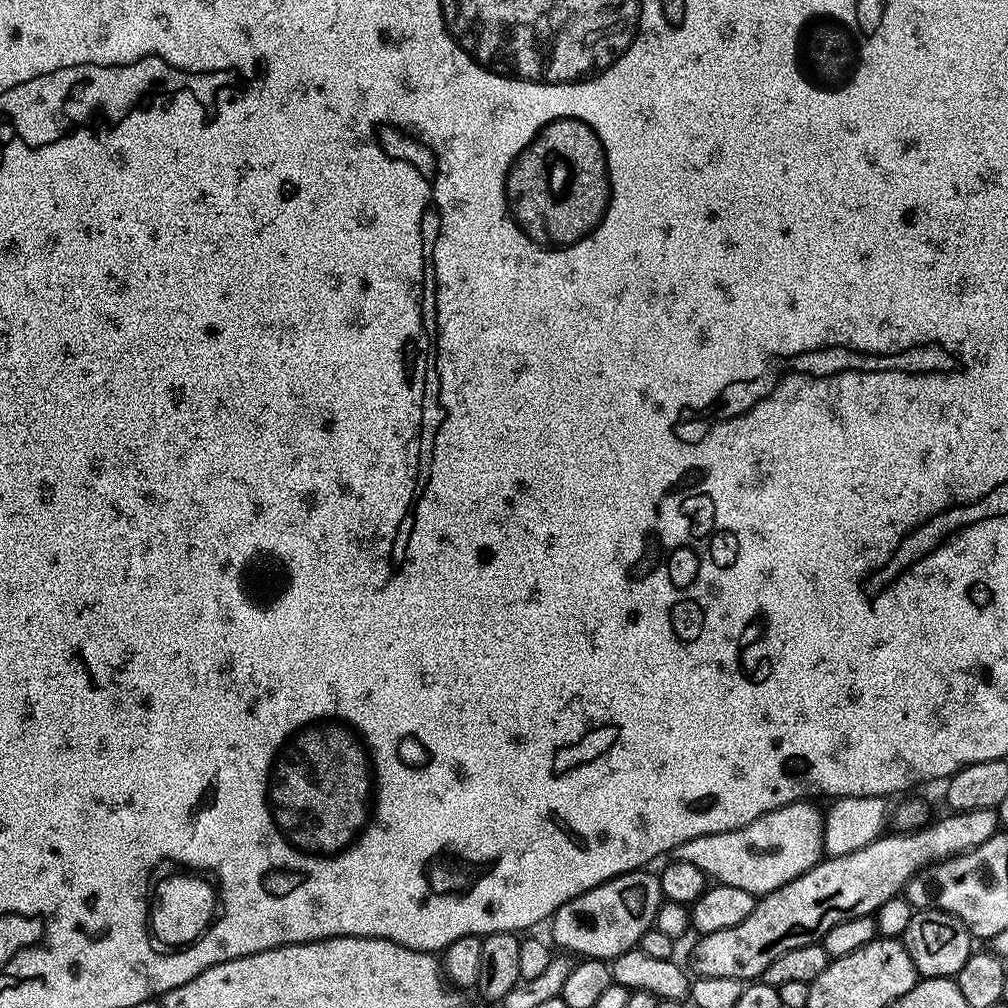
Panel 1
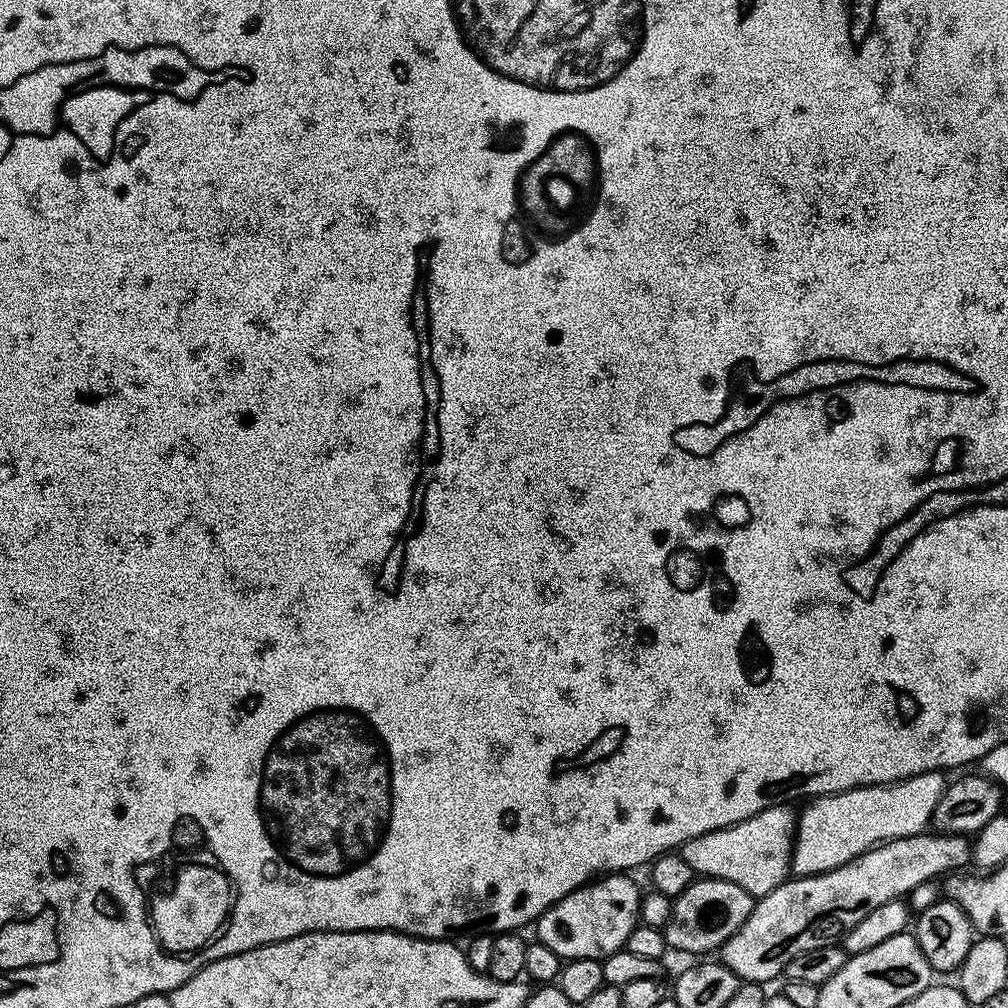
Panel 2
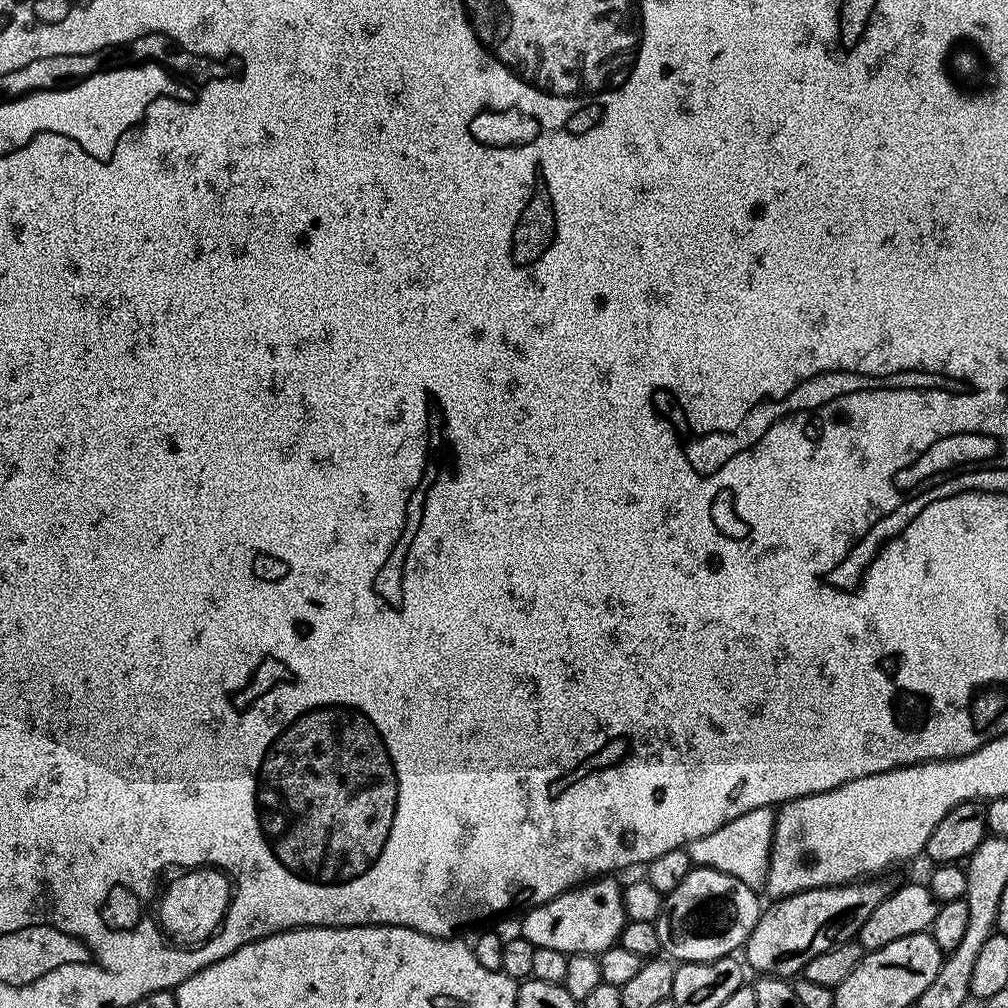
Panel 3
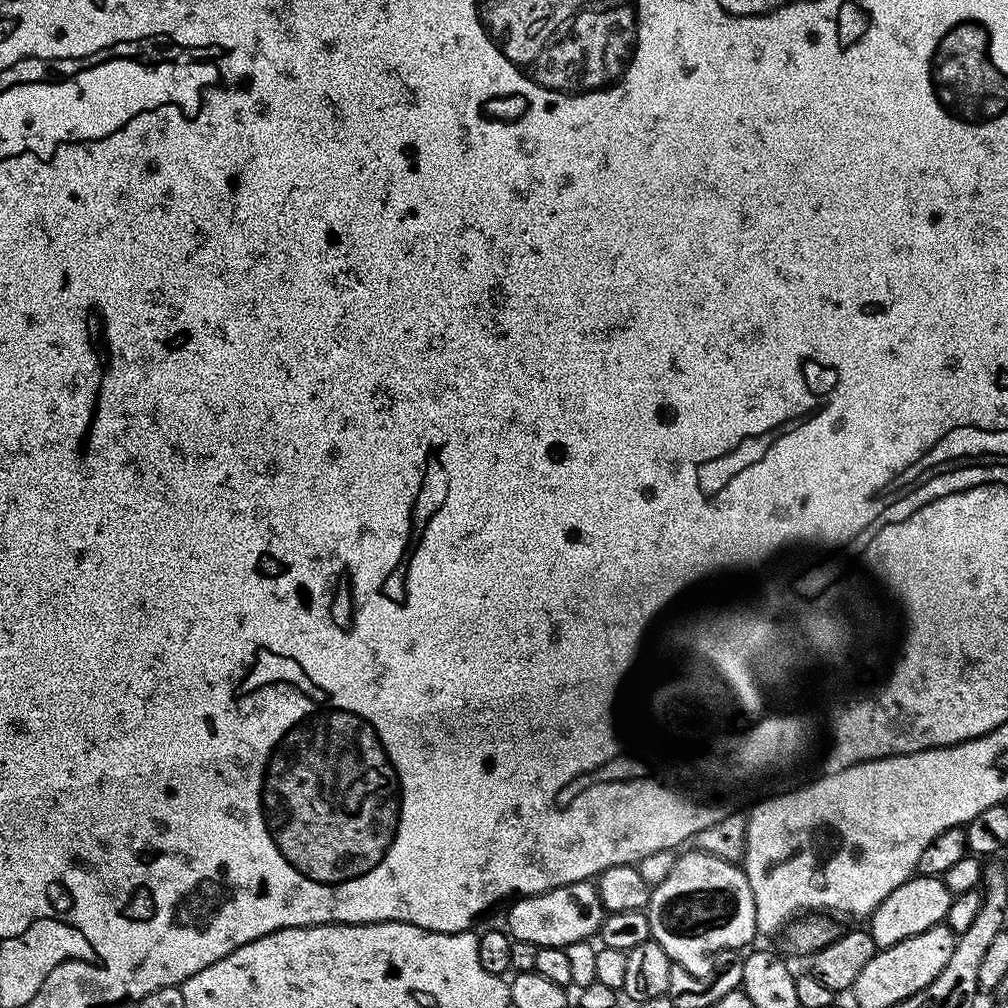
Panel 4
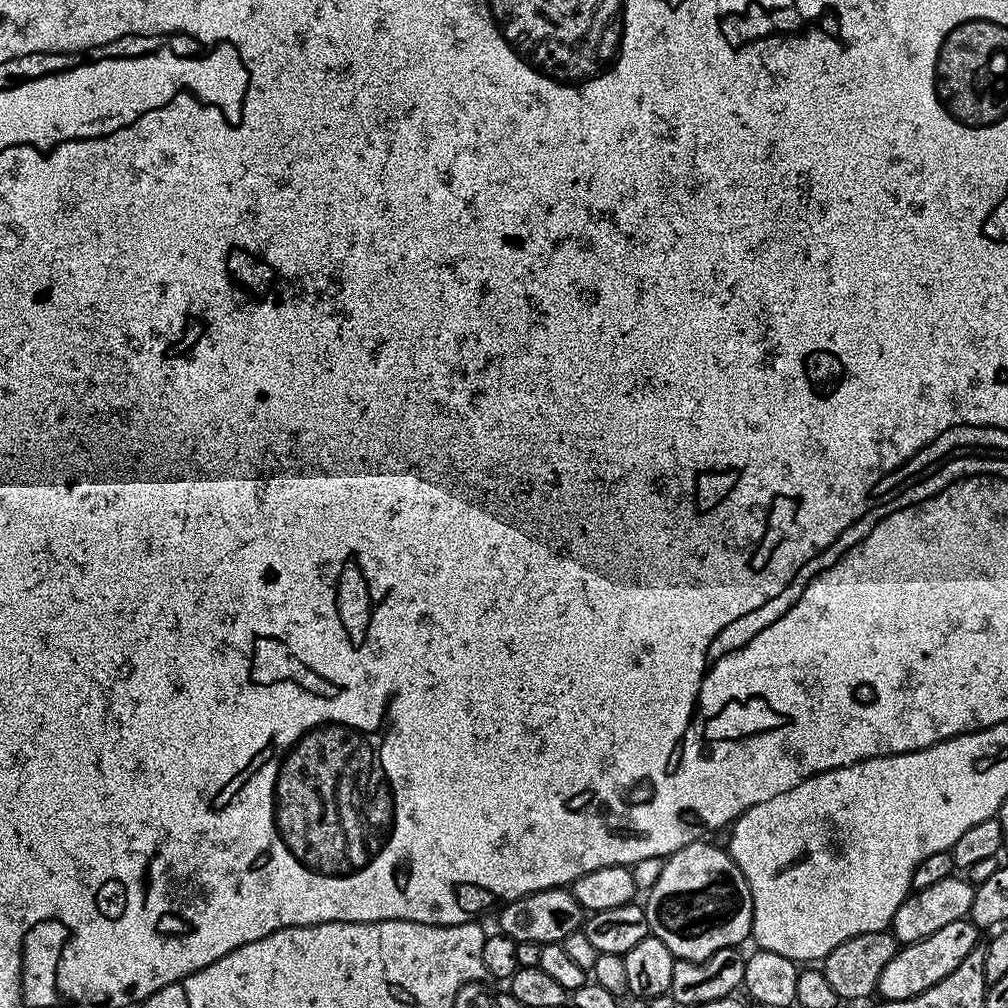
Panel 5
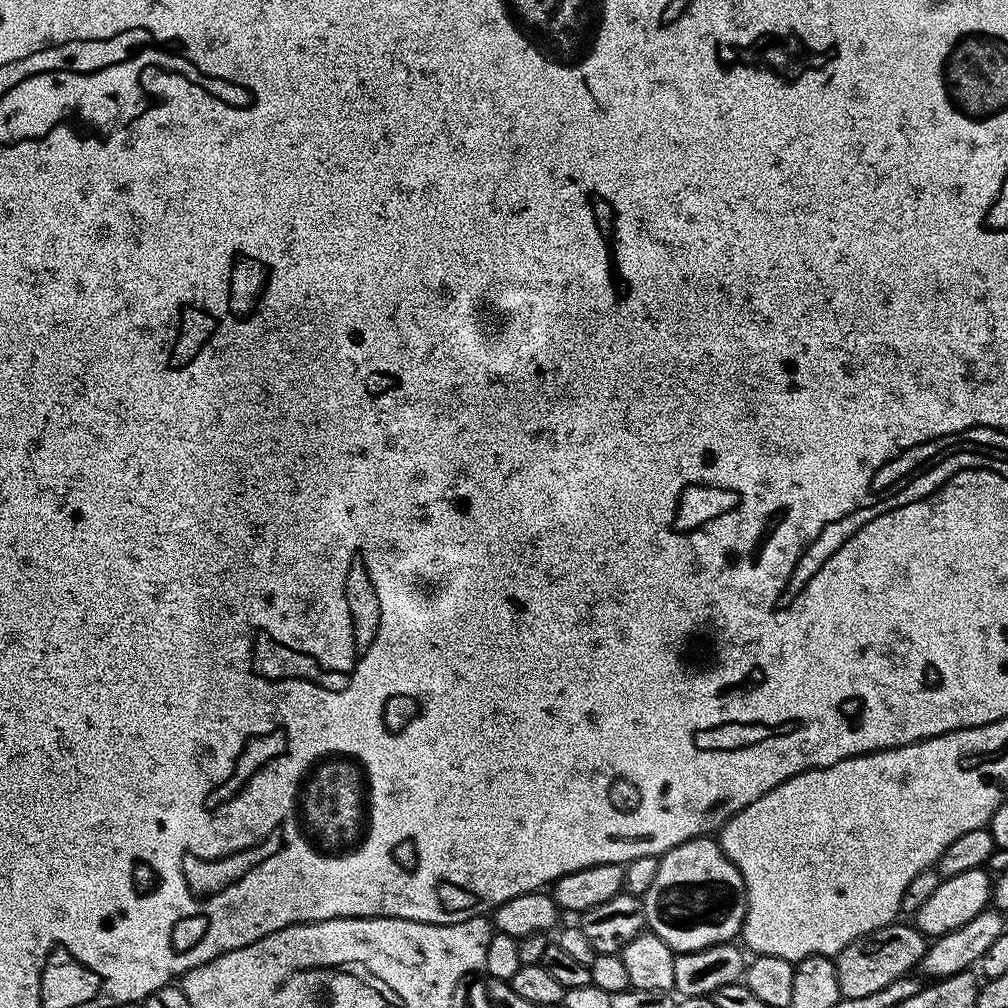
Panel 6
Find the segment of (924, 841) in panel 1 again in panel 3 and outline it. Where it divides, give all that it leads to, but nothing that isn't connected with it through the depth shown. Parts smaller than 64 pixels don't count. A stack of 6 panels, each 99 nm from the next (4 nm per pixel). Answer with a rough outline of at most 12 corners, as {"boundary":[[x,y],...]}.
{"boundary":[[879,879],[811,888],[761,911],[744,943],[768,978],[859,937]]}

